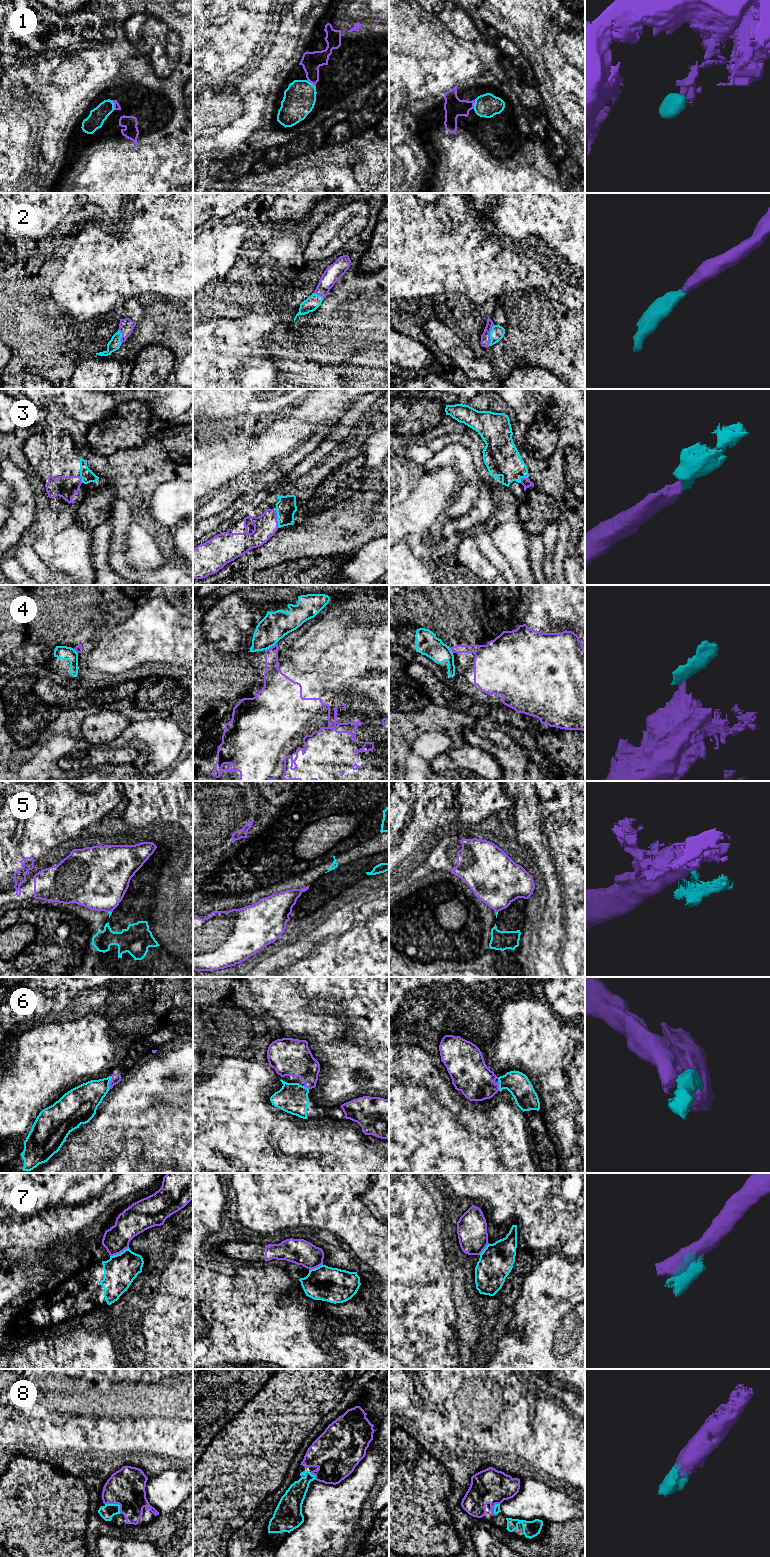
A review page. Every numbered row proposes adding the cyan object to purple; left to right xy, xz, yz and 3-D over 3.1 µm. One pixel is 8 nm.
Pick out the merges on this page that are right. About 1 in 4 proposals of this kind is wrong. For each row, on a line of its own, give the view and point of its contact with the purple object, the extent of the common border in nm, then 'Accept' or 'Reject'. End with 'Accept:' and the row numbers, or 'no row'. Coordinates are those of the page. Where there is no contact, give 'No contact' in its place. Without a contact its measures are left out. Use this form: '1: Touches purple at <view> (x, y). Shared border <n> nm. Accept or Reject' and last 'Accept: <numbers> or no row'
1: Touches purple at xz (311, 82). Shared border 100 nm. Reject
2: Touches purple at yz (489, 335). Shared border 180 nm. Accept
3: Touches purple at xz (276, 519). Shared border 150 nm. Accept
4: Touches purple at xz (270, 647). Shared border 120 nm. Reject
5: Touches purple at xy (110, 911). Shared border 30 nm. Reject
6: Touches purple at xy (109, 1083). Shared border 120 nm. Accept
7: Touches purple at xy (119, 1253). Shared border 170 nm. Reject
8: Touches purple at xy (116, 1503). Shared border 150 nm. Accept
Accept: 2, 3, 6, 8

